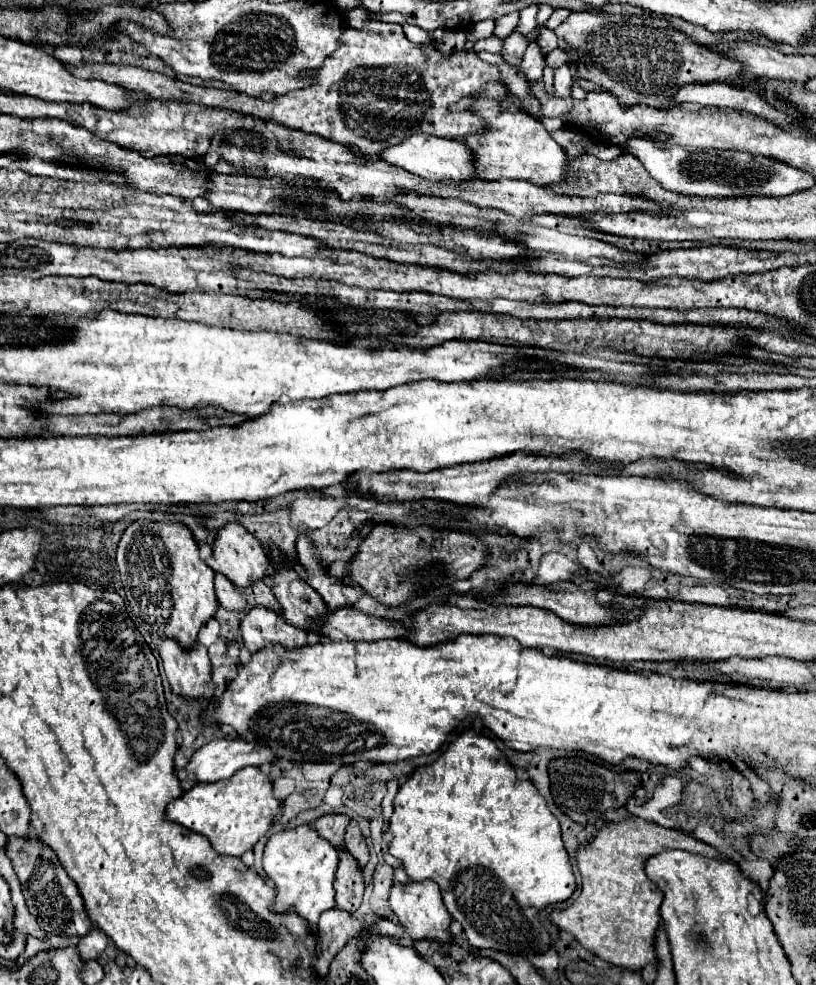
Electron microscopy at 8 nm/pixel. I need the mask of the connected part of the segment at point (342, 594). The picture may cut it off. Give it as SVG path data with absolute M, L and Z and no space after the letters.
M298 534L296 538L296 550L298 550L298 560L306 572L306 582L324 598L324 602L330 608L342 608L350 606L360 598L360 588L344 584L344 580L336 578L330 574L328 566L322 566L318 562L318 550L310 546L310 538L304 534Z

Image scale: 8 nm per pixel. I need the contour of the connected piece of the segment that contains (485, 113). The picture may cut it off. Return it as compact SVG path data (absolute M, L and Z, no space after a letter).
M488 84L484 94L480 94L478 98L462 98L452 106L454 110L474 110L486 120L484 134L472 134L464 138L468 148L476 154L476 176L480 180L528 180L538 186L552 186L556 182L562 182L562 178L566 178L566 162L570 162L566 150L558 146L558 142L550 136L550 132L538 118L528 112L502 108L500 100L502 86Z

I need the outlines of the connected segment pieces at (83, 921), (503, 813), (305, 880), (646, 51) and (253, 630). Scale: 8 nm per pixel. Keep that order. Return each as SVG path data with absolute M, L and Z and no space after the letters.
M34 834L26 838L8 838L6 854L14 864L14 872L20 878L22 894L30 912L38 918L38 924L48 934L64 934L64 936L86 936L92 928L92 922L86 914L84 900L76 888L76 882L66 874L62 862L50 846L42 846L42 840Z
M466 730L448 744L438 760L416 768L398 788L388 828L392 834L390 854L402 860L410 880L432 878L440 886L444 906L462 924L470 946L522 956L550 948L548 932L536 924L536 914L548 904L570 898L576 888L574 872L562 844L560 822L548 810L534 782L516 776L514 766L492 738Z
M296 826L274 832L264 848L264 872L276 884L274 912L294 908L308 920L310 930L316 934L318 918L324 910L334 908L334 872L338 866L338 852L326 842L312 826Z
M572 12L576 16L566 18L554 32L558 36L558 46L572 52L572 58L580 64L578 76L592 80L600 84L604 90L618 96L626 106L632 104L646 104L654 108L672 108L676 106L672 96L676 90L688 82L728 82L742 86L744 76L740 74L740 64L728 58L722 58L720 54L714 54L712 50L688 40L686 34L680 30L666 26L666 20L658 16L624 16L624 18L578 18L582 14Z
M254 606L242 618L240 634L250 652L260 650L268 644L282 644L286 648L298 648L306 644L306 630L290 626L278 612Z

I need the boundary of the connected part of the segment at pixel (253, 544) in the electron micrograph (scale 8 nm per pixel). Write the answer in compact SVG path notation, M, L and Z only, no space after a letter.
M228 522L224 528L216 532L216 538L212 542L212 554L210 558L206 558L206 562L214 572L224 574L234 586L248 586L256 580L262 580L268 574L270 566L270 560L266 558L262 544L238 522Z

